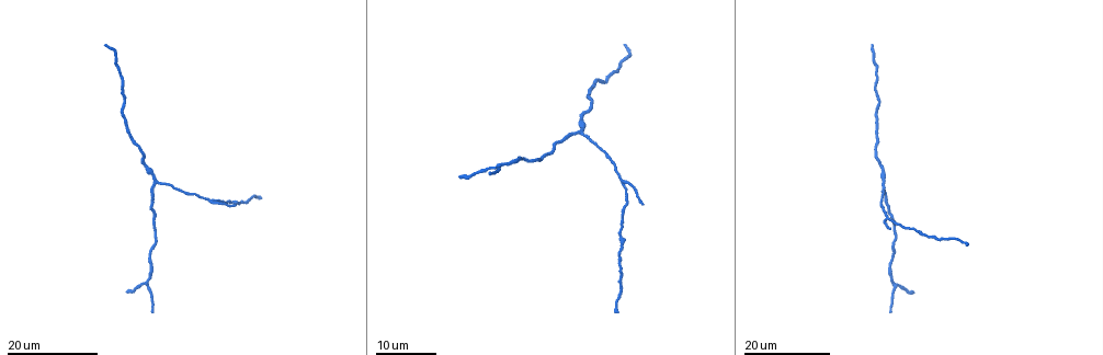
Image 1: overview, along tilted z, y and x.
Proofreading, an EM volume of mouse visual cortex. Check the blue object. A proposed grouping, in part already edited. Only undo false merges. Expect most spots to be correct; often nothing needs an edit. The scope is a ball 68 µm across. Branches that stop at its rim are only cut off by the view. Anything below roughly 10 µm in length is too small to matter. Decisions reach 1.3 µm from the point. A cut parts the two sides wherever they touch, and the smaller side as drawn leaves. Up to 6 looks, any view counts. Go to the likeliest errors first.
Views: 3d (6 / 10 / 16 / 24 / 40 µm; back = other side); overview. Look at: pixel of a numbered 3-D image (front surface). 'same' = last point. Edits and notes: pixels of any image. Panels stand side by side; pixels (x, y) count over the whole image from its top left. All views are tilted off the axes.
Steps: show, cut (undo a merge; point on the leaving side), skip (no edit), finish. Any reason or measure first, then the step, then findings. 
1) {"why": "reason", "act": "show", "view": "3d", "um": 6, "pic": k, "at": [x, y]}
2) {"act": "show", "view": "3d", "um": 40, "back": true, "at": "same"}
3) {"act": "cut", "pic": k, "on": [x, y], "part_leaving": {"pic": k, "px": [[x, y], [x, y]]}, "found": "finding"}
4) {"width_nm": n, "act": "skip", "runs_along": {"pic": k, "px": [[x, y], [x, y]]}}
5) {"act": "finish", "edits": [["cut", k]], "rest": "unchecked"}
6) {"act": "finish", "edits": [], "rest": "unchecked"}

{"why": "a fork", "act": "show", "view": "3d", "um": 16, "pic": 1, "at": [155, 179]}

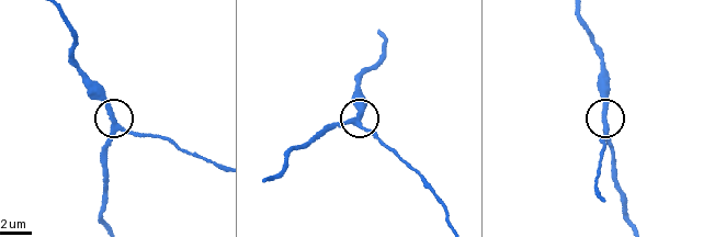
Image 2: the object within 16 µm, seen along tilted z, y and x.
{"act": "show", "view": "3d", "um": 10, "pic": 2, "at": [115, 127]}

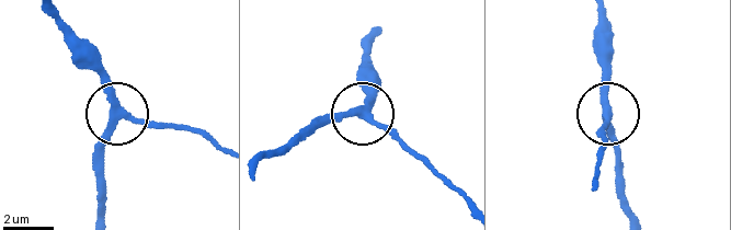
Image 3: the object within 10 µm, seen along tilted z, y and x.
{"act": "show", "view": "3d", "um": 10, "back": true, "pic": 3, "at": [363, 108]}

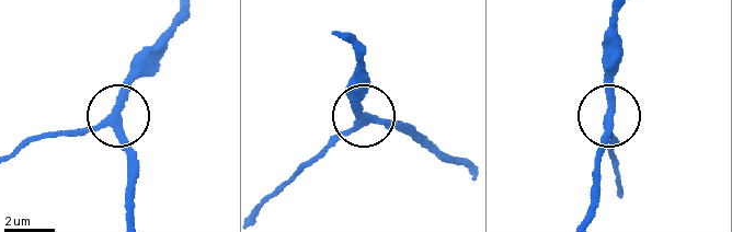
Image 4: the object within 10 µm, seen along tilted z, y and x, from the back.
{"side_arm_um": 35, "arms": 3, "act": "skip", "found": "continuous, no second neuron"}

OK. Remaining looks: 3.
{"why": "calibre changes", "act": "show", "view": "3d", "um": 16, "pic": 1, "at": [508, 162]}

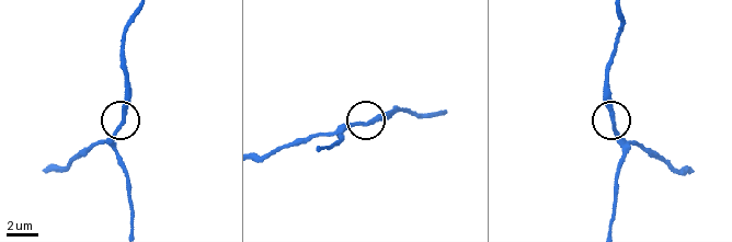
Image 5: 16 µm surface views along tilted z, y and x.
{"why": "closer look", "act": "show", "view": "3d", "um": 10, "pic": 5, "at": [370, 124]}

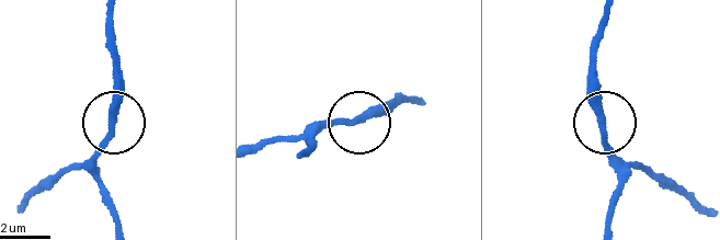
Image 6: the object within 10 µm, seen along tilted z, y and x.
{"act": "skip", "runs_along": {"pic": 6, "px": [[606, 18], [597, 111], [614, 162]]}, "found": "one neuron here"}

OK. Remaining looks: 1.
{"act": "finish", "edits": [], "rest": "unchecked"}

